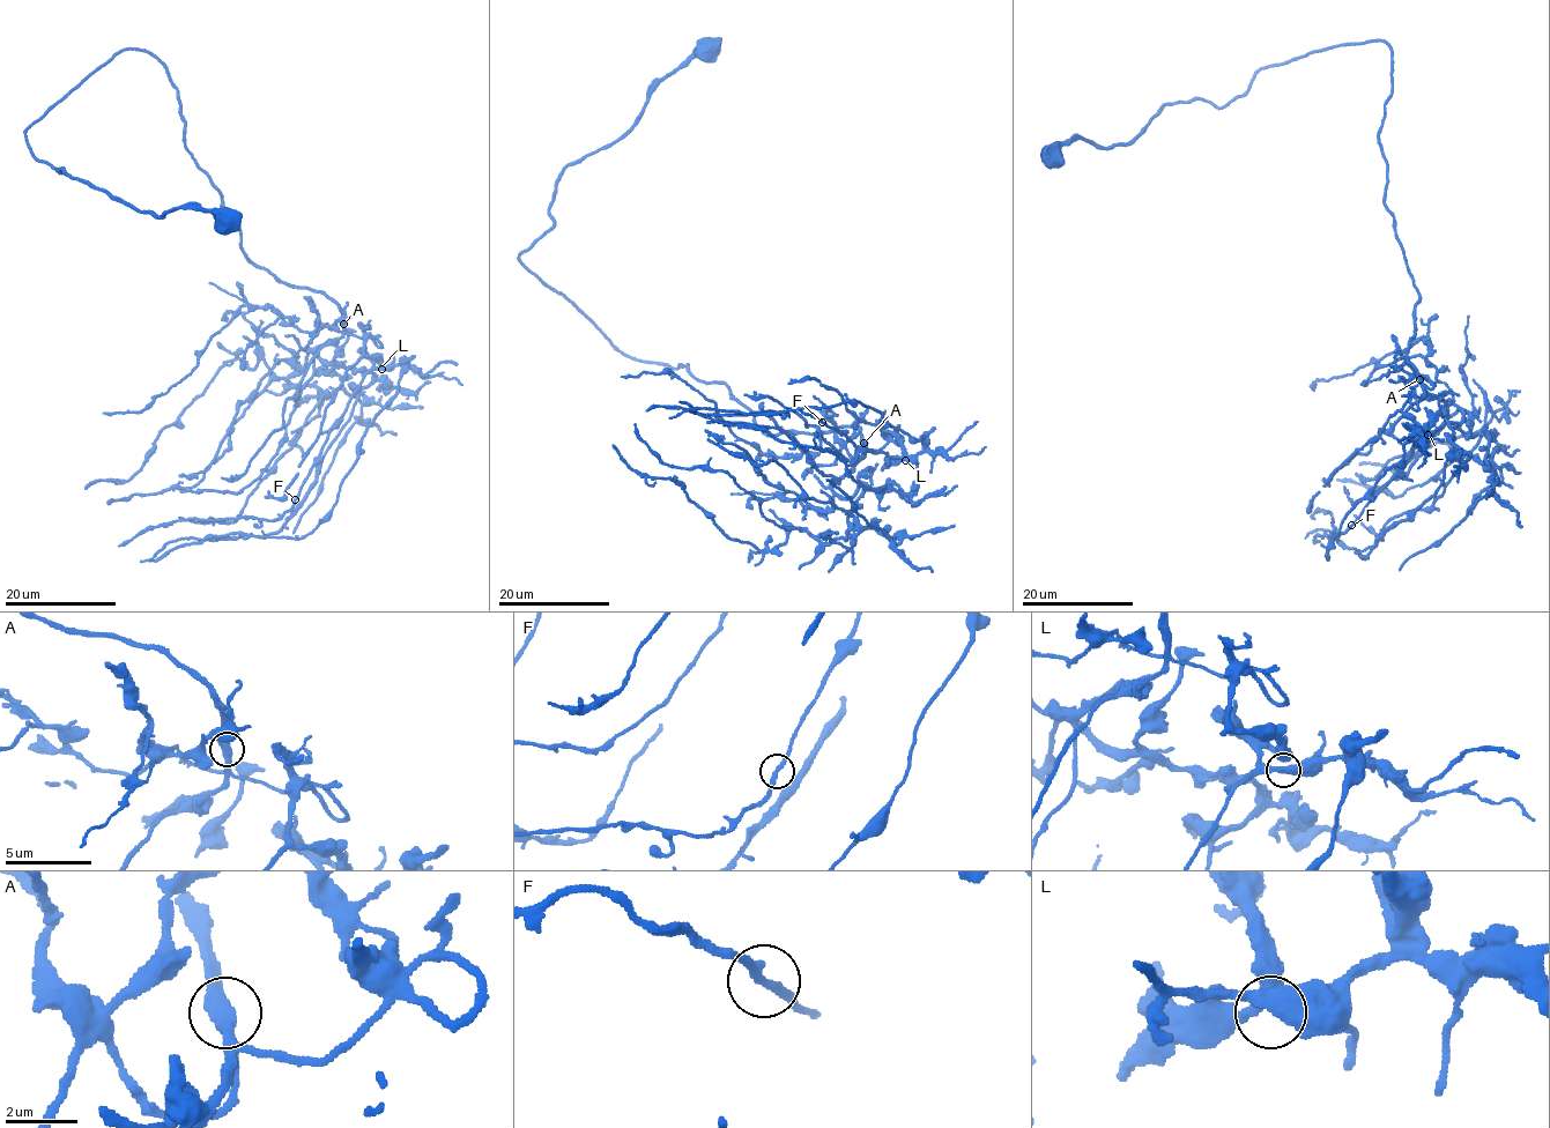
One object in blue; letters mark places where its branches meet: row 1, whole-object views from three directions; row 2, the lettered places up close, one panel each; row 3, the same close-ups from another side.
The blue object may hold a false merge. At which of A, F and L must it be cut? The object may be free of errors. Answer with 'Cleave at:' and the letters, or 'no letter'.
Cleave at: no letter

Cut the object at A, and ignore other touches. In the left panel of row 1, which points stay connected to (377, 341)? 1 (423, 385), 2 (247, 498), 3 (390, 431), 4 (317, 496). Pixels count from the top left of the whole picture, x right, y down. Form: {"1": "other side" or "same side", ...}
{"1": "other side", "2": "other side", "3": "other side", "4": "other side"}

